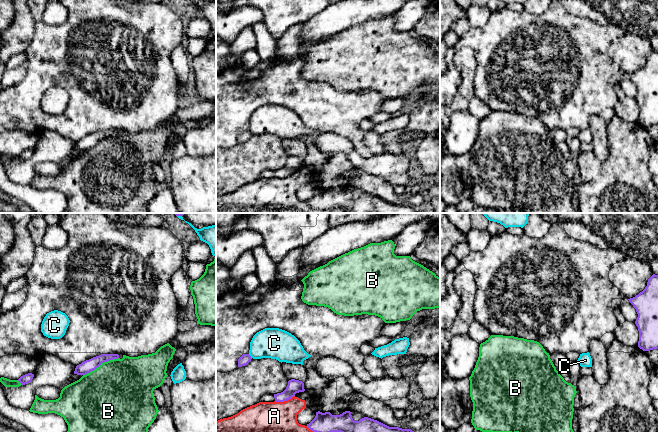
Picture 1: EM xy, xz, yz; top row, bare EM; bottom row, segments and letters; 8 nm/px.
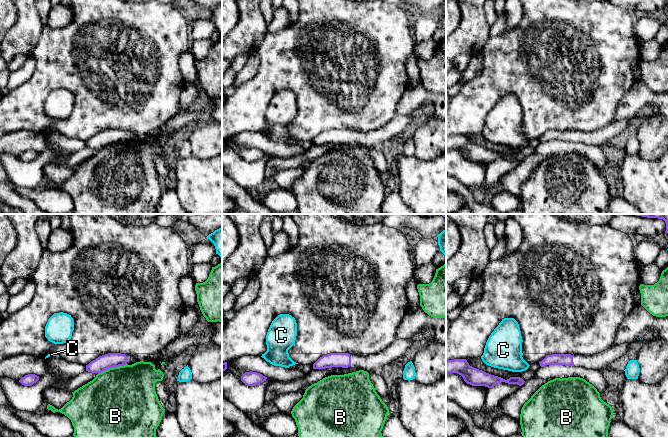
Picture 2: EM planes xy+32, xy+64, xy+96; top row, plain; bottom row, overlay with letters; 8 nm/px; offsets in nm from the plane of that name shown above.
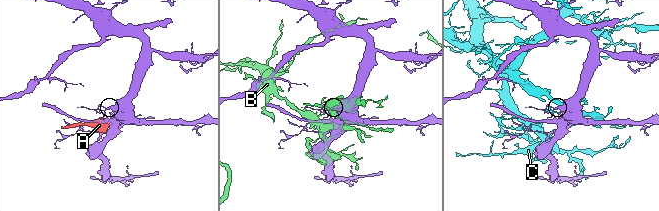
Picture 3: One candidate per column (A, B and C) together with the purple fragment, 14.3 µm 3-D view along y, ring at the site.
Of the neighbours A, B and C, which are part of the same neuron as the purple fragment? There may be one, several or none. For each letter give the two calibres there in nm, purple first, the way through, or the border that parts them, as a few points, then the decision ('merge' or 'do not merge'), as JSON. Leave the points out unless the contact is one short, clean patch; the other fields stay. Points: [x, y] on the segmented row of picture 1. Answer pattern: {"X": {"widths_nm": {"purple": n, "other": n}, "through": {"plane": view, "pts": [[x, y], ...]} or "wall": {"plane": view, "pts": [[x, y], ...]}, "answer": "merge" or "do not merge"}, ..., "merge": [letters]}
{"A": {"widths_nm": {"purple": 110, "other": 240}, "answer": "do not merge"}, "B": {"widths_nm": {"purple": 100, "other": 480}, "answer": "do not merge"}, "C": {"widths_nm": {"purple": 80, "other": 240}, "answer": "do not merge"}, "merge": []}

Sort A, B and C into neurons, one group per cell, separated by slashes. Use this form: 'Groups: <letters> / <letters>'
Groups: A / B / C

